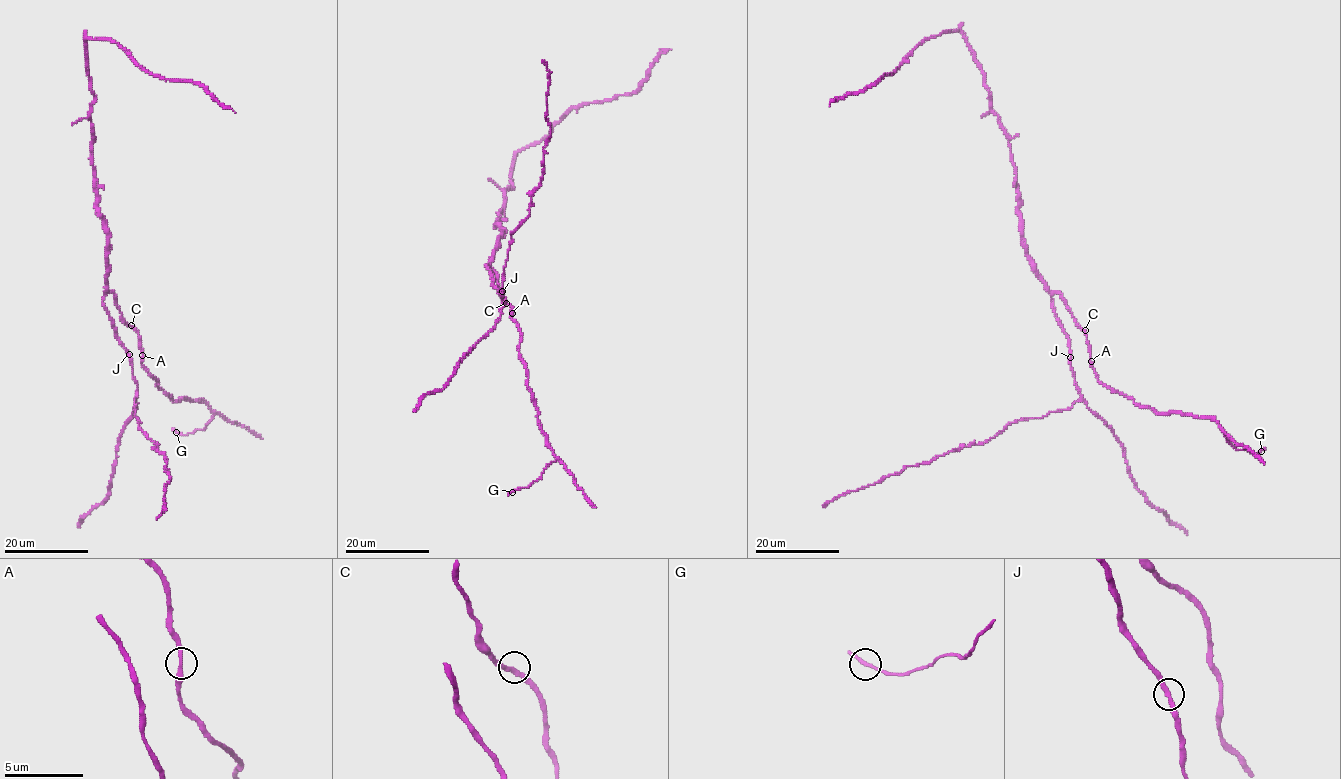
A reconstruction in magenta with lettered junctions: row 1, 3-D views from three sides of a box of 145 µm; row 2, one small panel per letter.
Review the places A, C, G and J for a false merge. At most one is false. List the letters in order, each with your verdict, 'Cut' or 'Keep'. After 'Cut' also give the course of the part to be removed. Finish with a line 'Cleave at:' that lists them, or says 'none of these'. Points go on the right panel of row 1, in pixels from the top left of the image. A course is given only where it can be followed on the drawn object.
A: Keep
C: Keep
G: Keep
J: Keep
Cleave at: none of these

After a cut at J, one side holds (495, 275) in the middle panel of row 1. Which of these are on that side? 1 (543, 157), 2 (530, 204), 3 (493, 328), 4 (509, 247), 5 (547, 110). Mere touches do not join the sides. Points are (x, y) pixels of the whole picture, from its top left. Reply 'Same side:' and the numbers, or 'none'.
Same side: none

